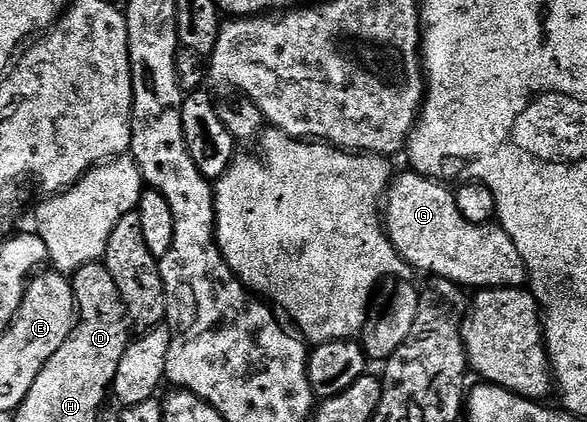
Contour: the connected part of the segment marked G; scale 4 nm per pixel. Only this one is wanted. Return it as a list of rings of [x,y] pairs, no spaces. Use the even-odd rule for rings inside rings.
[[[406,169],[391,182],[384,200],[384,226],[399,257],[411,268],[457,283],[463,289],[522,287],[528,272],[512,237],[501,225],[466,221],[457,208],[455,192],[446,187],[413,169]]]

